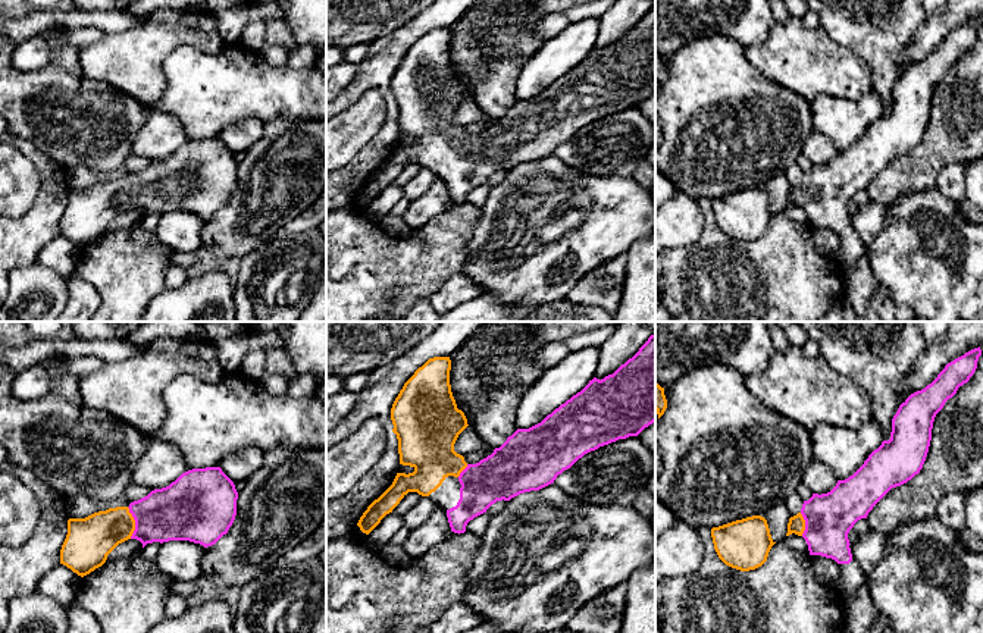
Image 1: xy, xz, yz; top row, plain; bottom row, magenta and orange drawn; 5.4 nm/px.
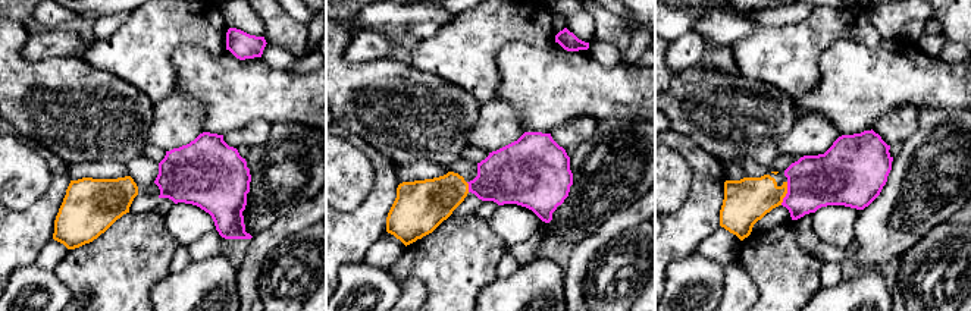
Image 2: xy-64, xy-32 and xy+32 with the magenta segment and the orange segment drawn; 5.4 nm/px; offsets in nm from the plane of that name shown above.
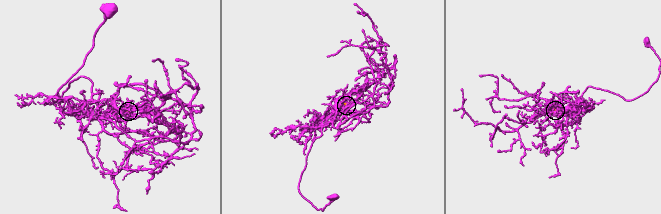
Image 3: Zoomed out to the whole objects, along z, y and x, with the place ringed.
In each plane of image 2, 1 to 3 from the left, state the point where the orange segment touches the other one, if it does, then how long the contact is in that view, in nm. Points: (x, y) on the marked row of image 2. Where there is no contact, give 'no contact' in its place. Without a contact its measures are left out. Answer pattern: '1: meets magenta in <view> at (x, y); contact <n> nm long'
1: no contact
2: meets magenta in xy-32 at (469, 187); contact 60 nm long
3: meets magenta in xy+32 at (786, 194); contact 130 nm long

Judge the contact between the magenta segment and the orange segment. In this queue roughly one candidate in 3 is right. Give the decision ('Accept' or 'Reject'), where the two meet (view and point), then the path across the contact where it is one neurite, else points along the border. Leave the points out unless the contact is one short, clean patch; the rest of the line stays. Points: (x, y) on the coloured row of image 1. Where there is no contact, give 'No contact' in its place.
Accept. Touches magenta at xy (135, 523). Path across: xy (179, 511), (171, 511), (135, 523), (115, 525), (93, 538)

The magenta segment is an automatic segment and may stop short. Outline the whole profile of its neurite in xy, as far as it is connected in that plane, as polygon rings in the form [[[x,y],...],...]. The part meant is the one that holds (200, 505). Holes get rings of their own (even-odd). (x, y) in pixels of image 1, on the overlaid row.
[[[220,467],[192,469],[128,507],[69,518],[60,564],[84,577],[101,567],[122,542],[190,540],[204,548],[228,533],[238,492]]]

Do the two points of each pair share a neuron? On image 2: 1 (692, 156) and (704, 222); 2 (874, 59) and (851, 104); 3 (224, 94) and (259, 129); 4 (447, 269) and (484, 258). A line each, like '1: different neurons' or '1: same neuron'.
1: same neuron
2: same neuron
3: different neurons
4: same neuron

